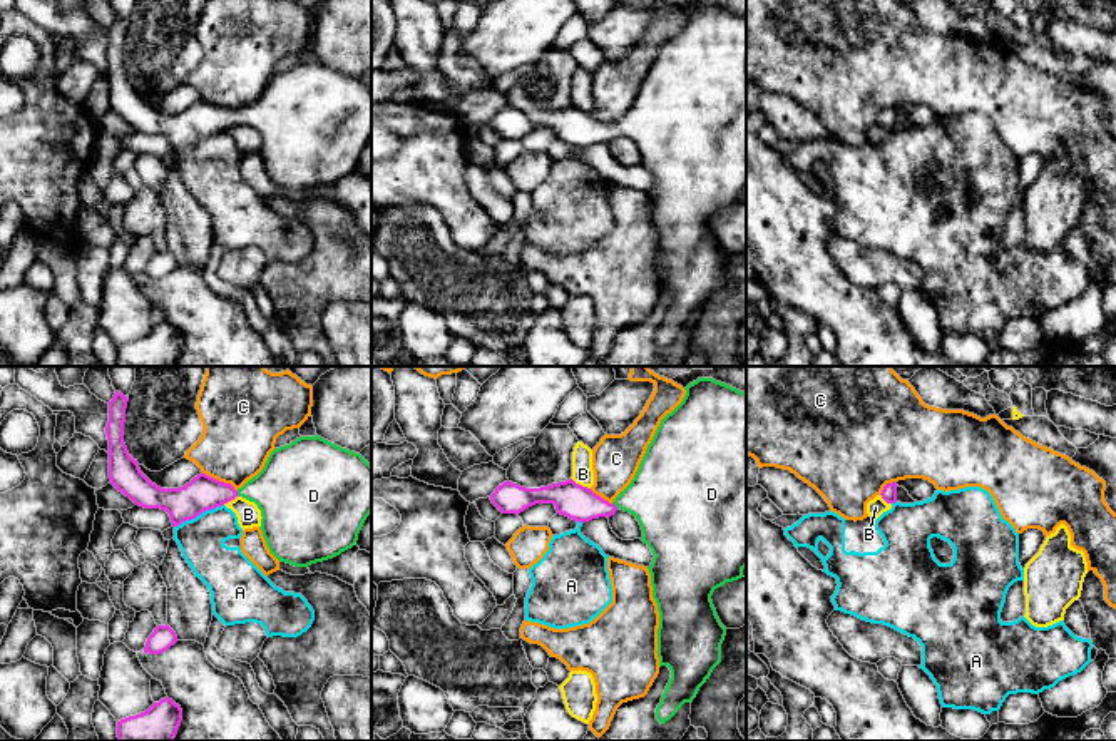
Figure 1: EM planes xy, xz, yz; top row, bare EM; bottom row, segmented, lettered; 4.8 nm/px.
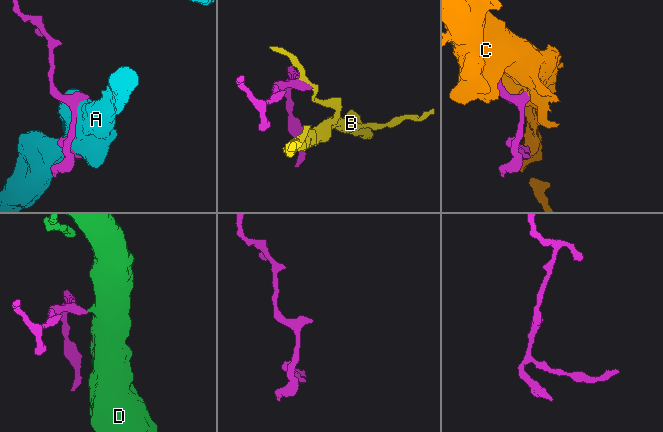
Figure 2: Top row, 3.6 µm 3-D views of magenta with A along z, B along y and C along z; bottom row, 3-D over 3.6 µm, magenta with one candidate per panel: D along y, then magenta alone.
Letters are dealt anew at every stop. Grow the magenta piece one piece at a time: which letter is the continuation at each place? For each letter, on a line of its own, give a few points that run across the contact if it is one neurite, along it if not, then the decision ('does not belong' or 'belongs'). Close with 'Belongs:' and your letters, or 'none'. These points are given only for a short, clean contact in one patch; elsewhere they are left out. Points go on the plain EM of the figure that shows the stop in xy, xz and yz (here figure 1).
A: does not belong
B: line xz (571, 102), (589, 114); does not belong
C: line xy (203, 97), (228, 107), (236, 116); does not belong
D: line xy (203, 117), (236, 119), (248, 116), (288, 116); belongs
Belongs: D

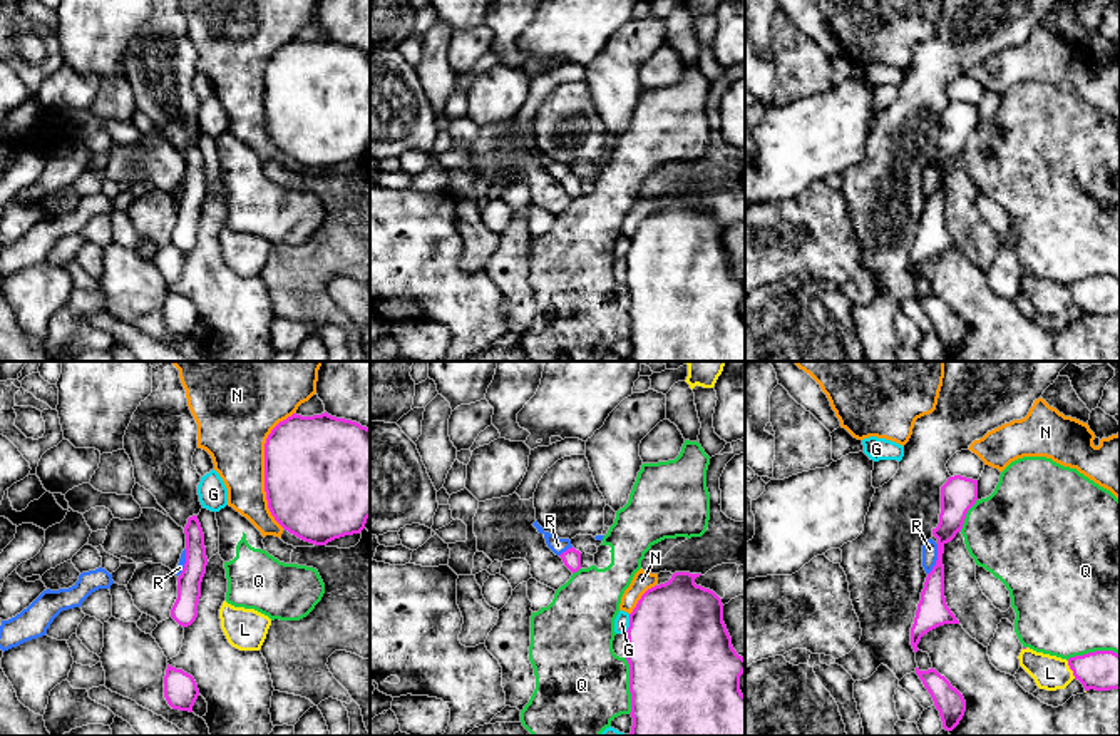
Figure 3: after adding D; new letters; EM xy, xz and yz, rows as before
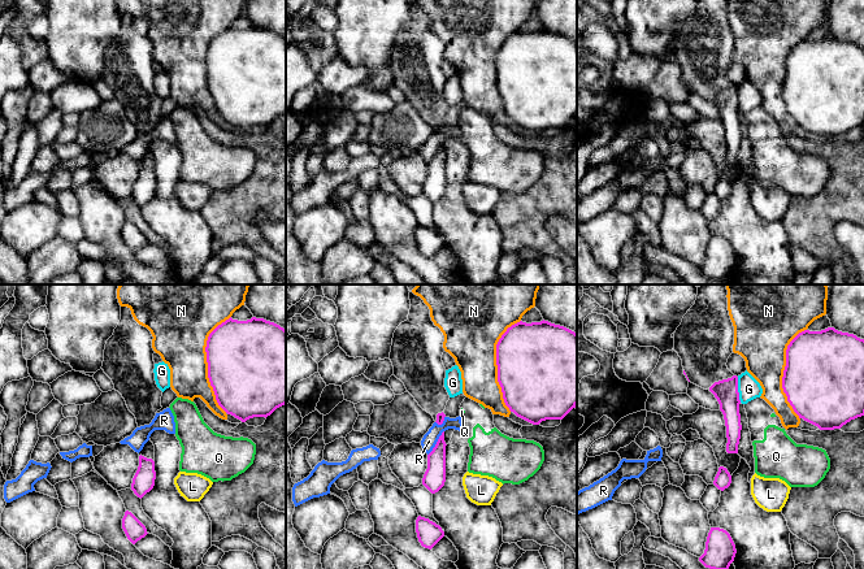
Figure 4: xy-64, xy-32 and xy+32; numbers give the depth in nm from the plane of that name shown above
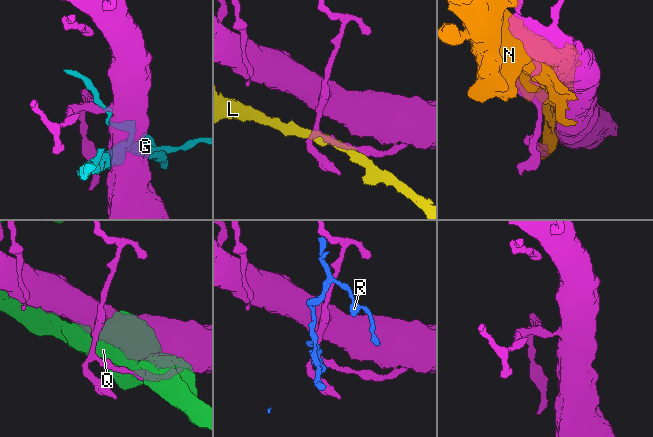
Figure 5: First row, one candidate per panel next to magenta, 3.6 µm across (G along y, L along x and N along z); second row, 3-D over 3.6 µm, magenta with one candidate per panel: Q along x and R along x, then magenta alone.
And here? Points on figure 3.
G: does not belong
L: line yz (1067, 286), (1075, 303); does not belong
N: does not belong
Q: does not belong
R: line yz (938, 169), (938, 184), (928, 199); does not belong
Belongs: none

